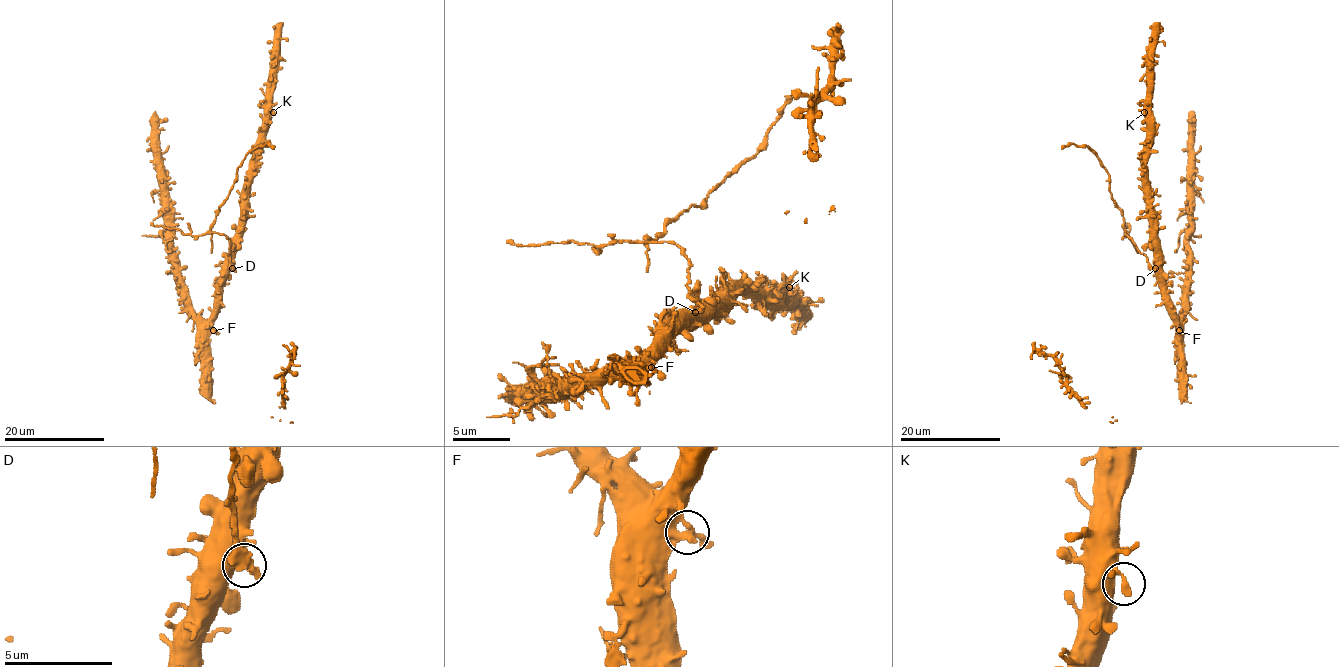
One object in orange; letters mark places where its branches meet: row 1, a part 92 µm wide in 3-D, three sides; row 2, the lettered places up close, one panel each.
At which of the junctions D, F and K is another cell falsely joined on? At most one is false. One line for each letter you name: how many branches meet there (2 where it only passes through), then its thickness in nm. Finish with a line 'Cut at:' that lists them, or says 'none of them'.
D: 2 | 400 nm
Cut at: D

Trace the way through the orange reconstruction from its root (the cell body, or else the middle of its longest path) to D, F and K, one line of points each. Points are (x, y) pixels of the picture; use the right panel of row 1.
D: (1168, 305), (1167, 283), (1156, 268)
F: (1168, 305), (1179, 330)
K: (1168, 305), (1158, 241), (1149, 216), (1144, 112)

